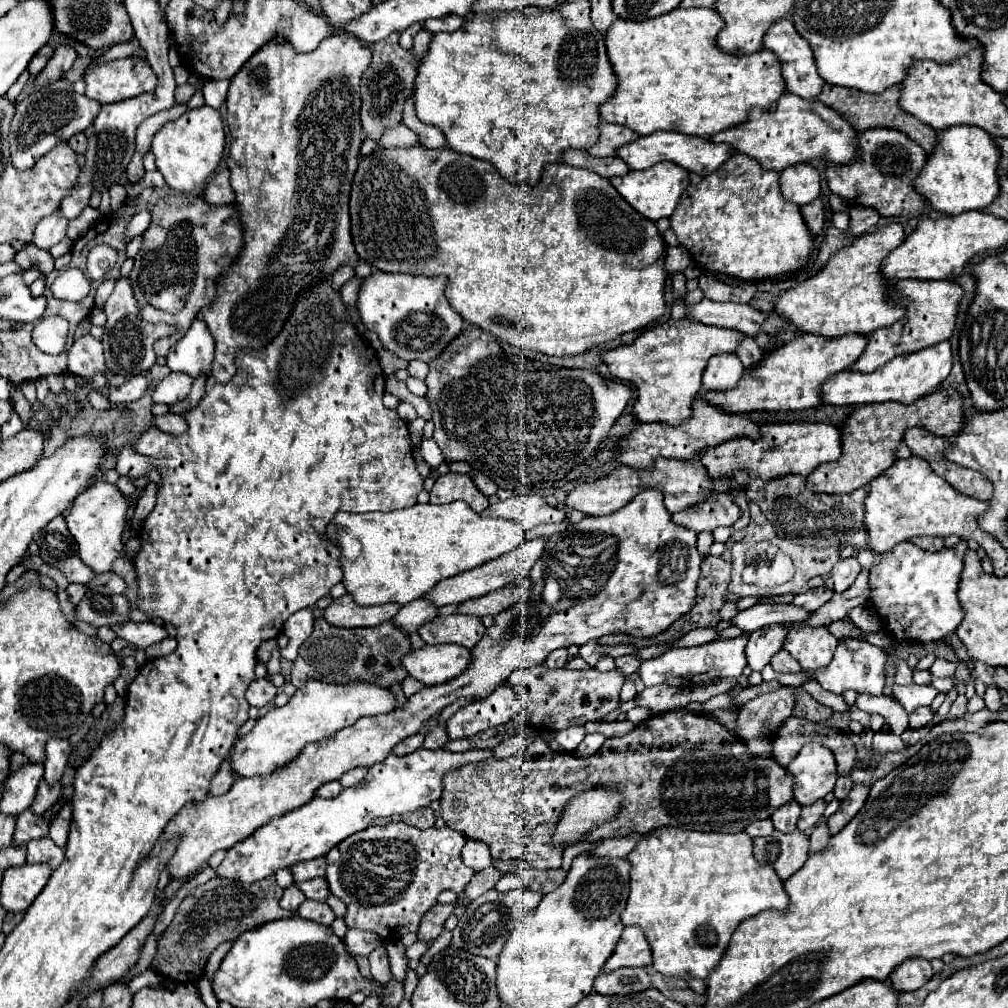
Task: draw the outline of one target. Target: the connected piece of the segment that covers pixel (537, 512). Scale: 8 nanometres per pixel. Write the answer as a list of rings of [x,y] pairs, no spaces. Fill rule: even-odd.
[[[515,495],[505,501],[491,503],[481,515],[513,519],[525,531],[529,531],[543,523],[561,523],[565,519],[565,509],[547,505],[539,495]]]

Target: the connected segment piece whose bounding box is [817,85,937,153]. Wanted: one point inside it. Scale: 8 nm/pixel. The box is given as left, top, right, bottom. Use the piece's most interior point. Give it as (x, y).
(864, 111)

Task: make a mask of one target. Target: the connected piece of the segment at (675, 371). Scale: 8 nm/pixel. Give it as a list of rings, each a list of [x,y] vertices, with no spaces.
[[[669,319],[665,323],[657,323],[653,327],[647,327],[633,343],[617,345],[601,353],[601,361],[609,367],[609,373],[625,383],[633,383],[637,389],[637,401],[633,403],[633,417],[639,423],[667,423],[667,425],[679,425],[685,421],[691,413],[691,403],[701,389],[701,375],[707,365],[707,361],[717,353],[733,353],[741,341],[743,333],[733,329],[721,329],[721,327],[709,327],[703,323],[687,321],[687,319]]]

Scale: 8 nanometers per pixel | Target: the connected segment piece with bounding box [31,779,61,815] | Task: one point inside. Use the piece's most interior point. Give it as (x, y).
(47, 794)

